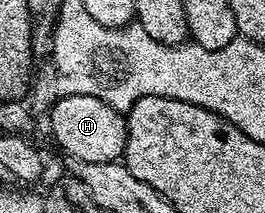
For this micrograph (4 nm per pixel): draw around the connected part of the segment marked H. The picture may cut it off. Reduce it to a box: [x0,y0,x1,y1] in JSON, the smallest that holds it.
[46,94,128,162]

